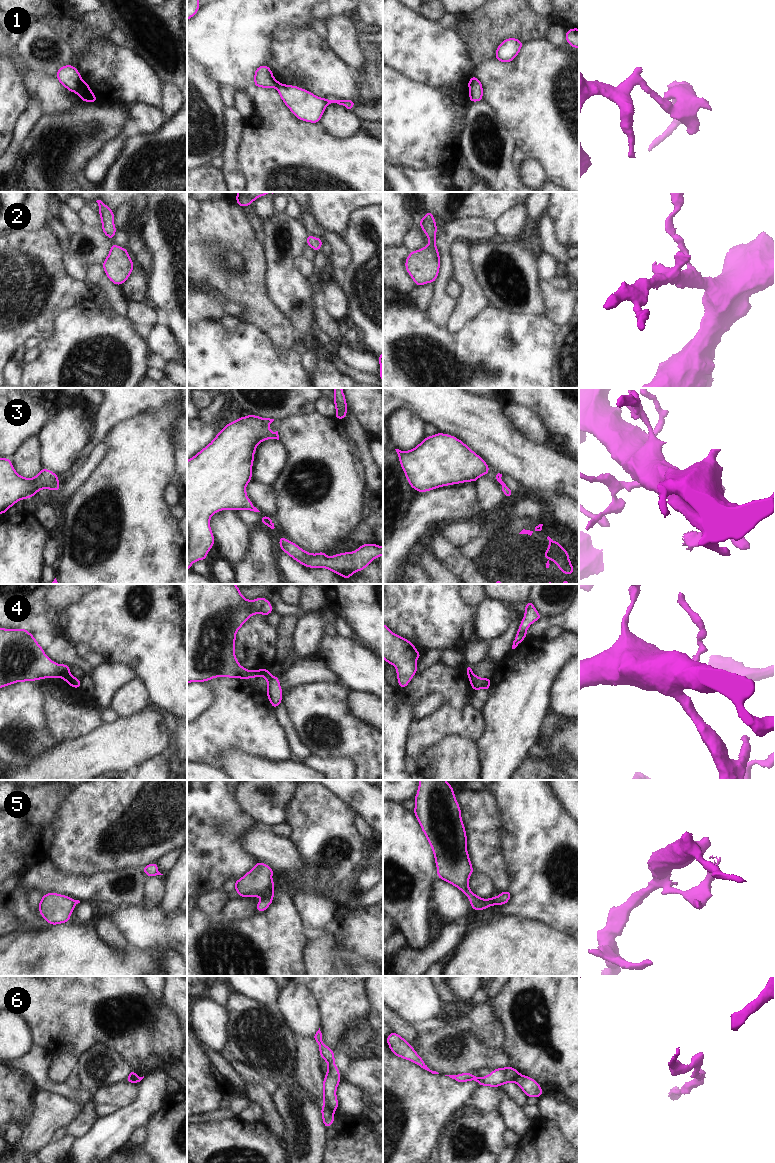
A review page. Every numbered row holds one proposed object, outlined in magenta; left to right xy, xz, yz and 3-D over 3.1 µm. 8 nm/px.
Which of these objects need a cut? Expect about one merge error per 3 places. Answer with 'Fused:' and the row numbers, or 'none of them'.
Fused: 1, 4, 5, 6

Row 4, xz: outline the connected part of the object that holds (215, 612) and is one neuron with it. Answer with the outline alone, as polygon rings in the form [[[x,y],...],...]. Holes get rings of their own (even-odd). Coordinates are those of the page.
[[[187,584],[187,684],[206,682],[223,676],[227,678],[257,678],[264,669],[247,670],[241,666],[235,656],[236,632],[253,615],[268,616],[273,611],[272,604],[264,597],[248,600],[235,584]]]

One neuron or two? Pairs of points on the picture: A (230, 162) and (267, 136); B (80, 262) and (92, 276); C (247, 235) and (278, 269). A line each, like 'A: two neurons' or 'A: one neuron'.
A: two neurons
B: two neurons
C: two neurons

